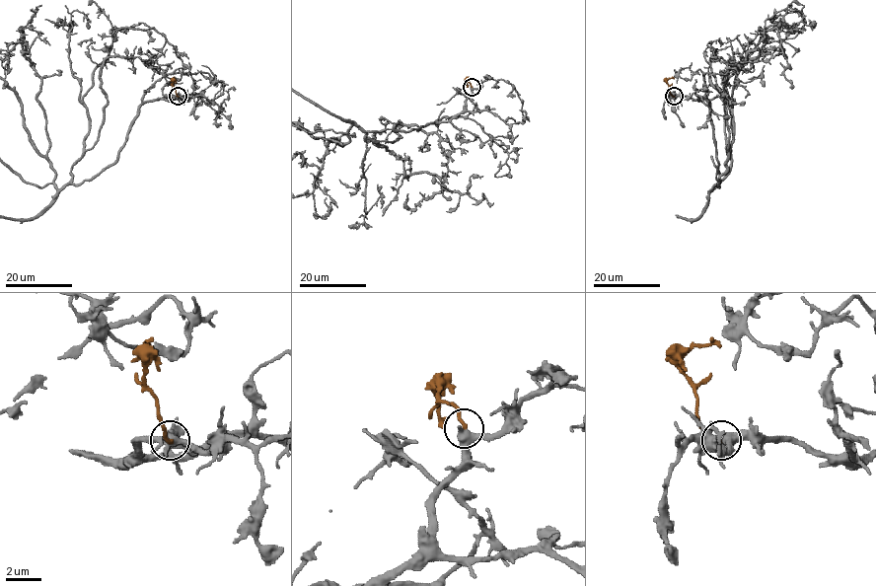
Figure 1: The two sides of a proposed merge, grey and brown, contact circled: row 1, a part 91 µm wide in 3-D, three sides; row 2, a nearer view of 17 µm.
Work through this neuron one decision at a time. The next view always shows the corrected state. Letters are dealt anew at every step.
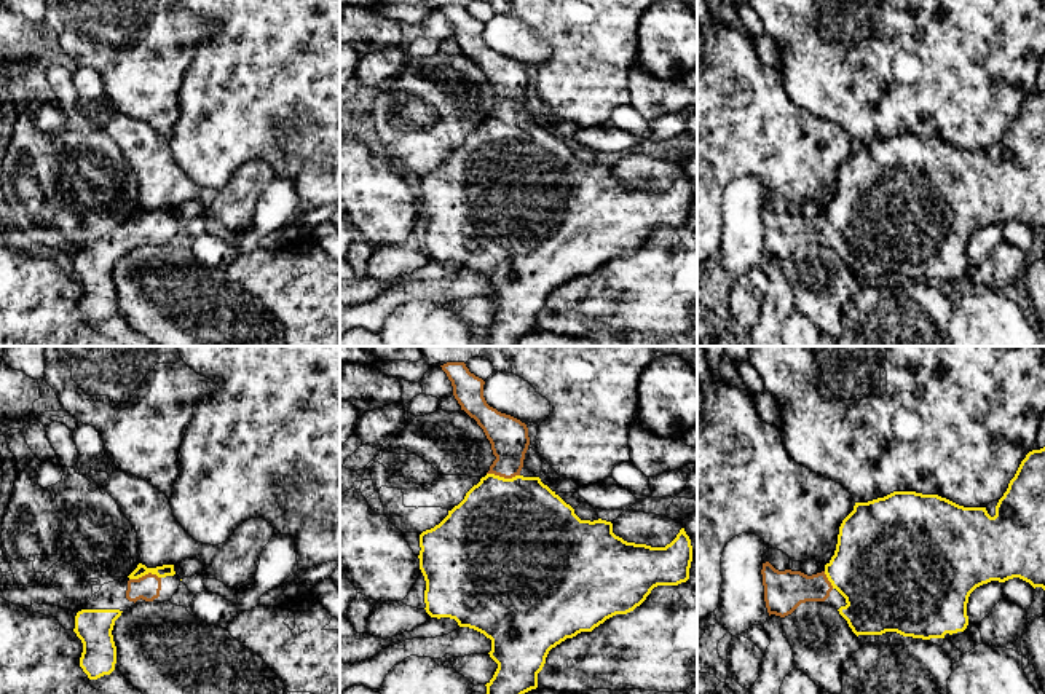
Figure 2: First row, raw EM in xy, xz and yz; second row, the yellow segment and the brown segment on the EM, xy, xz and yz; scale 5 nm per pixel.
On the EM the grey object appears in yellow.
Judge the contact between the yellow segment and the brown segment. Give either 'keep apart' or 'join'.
join

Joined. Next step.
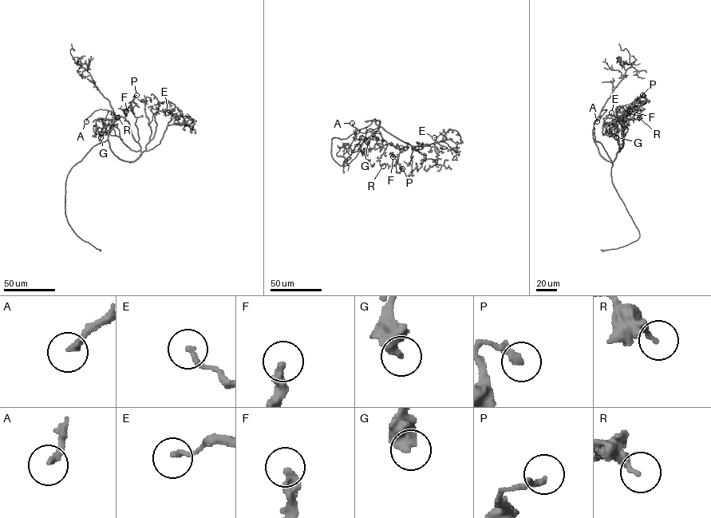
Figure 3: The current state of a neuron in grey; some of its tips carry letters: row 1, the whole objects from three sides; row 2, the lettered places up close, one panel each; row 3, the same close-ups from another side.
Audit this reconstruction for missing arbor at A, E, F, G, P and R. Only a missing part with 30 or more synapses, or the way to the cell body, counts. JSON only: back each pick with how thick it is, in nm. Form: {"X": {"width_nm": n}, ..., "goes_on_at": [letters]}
{"A": {"width_nm": 240}, "goes_on_at": ["A"]}

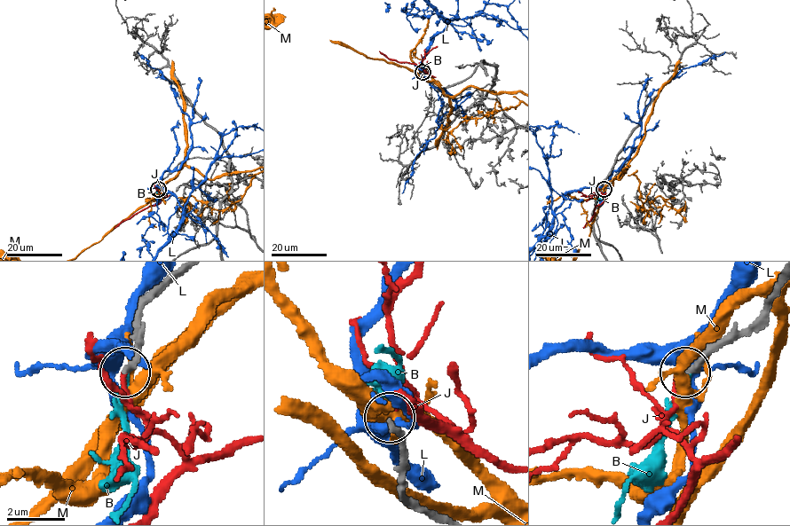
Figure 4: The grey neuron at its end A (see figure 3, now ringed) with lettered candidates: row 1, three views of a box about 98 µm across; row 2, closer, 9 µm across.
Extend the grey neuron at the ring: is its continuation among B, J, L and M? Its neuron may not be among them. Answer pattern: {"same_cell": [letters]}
{"same_cell": []}

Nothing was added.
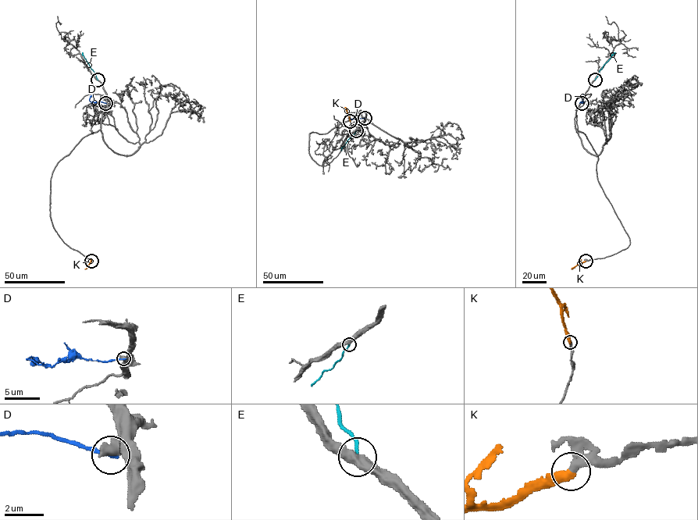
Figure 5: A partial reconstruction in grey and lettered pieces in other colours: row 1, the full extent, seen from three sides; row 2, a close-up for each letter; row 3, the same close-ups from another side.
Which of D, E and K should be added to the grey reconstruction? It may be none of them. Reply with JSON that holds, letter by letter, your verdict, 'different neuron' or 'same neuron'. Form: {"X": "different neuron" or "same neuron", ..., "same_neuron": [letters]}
{"D": "different neuron", "E": "different neuron", "K": "same neuron", "same_neuron": ["K"]}

